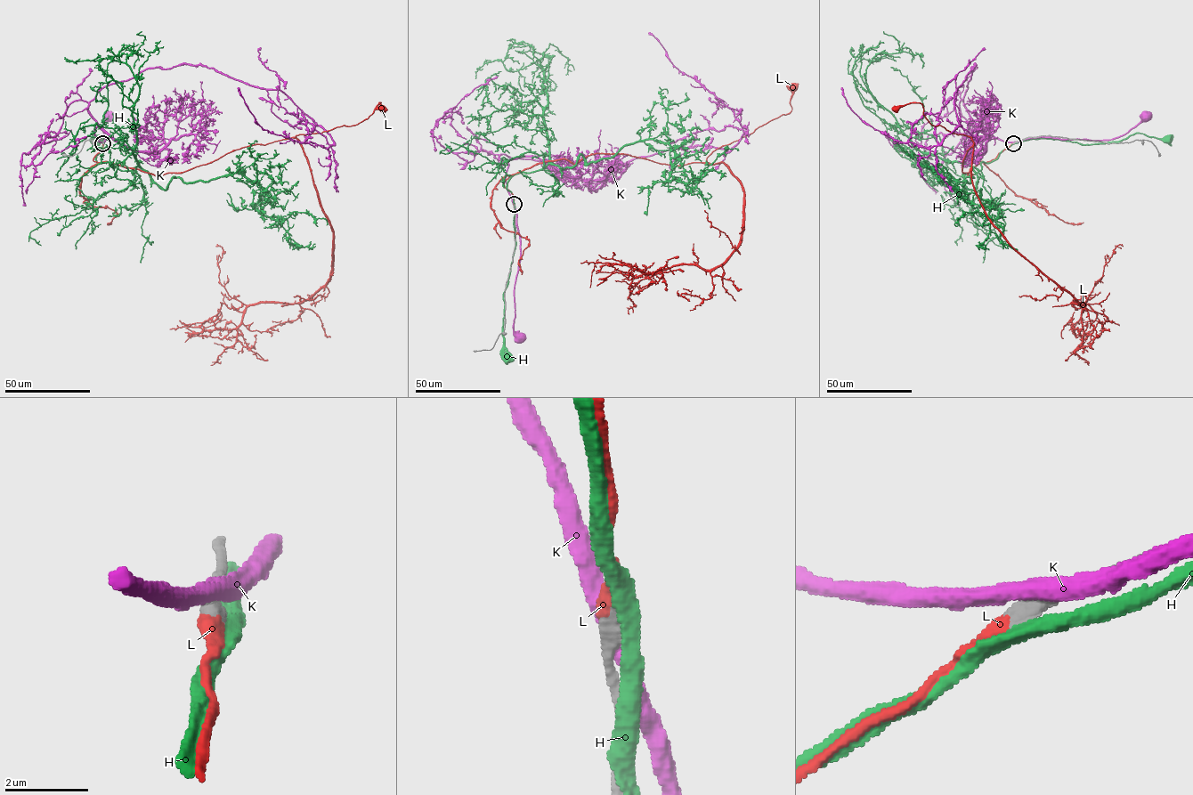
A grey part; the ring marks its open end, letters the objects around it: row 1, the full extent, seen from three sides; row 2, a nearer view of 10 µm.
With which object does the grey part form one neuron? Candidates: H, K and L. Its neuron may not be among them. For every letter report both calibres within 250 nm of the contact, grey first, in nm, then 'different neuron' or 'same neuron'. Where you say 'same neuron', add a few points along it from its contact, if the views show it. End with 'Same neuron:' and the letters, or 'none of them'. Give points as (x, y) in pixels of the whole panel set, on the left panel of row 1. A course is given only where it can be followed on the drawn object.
H: calibres 500 and 360 nm; different neuron
K: calibres 500 and 440 nm; different neuron
L: calibres 500 and 400 nm; same neuron; course (102, 142), (95, 161), (162, 176), (249, 145), (356, 125), (379, 103), (382, 109)
Same neuron: L

